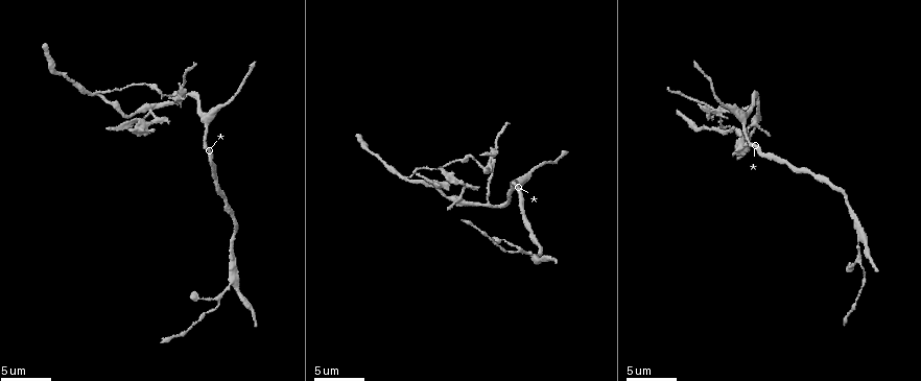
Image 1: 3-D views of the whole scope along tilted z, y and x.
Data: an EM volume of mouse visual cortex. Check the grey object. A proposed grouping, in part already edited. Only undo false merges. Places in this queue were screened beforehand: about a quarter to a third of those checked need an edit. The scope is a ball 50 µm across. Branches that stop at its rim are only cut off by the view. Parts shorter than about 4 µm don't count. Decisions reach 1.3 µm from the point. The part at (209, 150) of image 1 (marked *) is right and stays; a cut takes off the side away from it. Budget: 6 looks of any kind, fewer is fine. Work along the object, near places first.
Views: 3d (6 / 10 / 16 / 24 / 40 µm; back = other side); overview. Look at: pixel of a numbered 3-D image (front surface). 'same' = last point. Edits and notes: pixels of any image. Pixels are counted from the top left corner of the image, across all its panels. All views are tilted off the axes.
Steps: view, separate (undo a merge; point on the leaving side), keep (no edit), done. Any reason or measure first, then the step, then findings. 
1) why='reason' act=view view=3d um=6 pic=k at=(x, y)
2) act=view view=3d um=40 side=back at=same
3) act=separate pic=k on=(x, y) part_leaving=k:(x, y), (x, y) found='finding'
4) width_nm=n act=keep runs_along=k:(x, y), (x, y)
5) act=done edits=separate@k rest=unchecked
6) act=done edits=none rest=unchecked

why='narrows sharply' act=view view=3d um=16 pic=1 at=(815, 175)

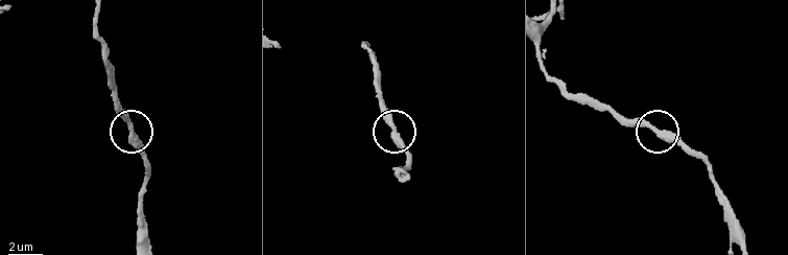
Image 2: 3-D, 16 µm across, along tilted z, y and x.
act=view view=3d um=16 side=back pic=2 at=(393, 128)

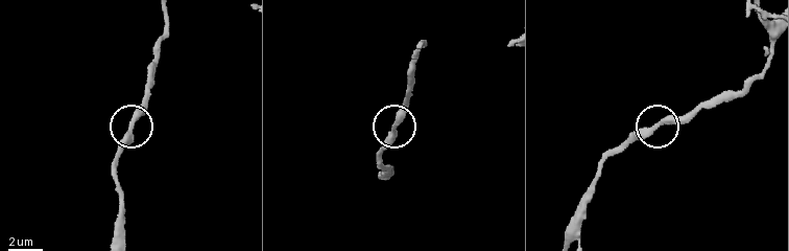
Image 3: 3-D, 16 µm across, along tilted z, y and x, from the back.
width_nm=320 act=keep runs_along=3:(416, 51), (404, 117), (379, 151) found='continuous, no second neuron'

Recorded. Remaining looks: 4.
why='three arms meet' act=view view=3d um=6 pic=1 at=(862, 243)

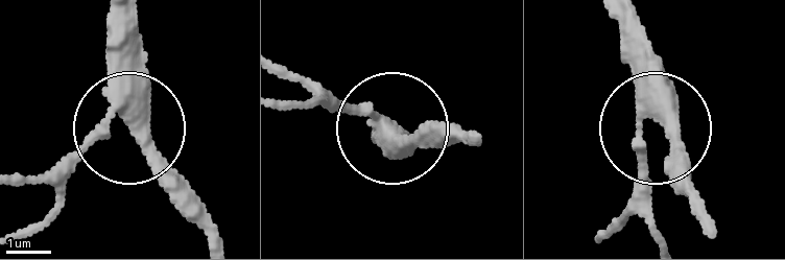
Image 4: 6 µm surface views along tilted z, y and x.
why='from behind' act=view view=3d um=6 side=back pic=4 at=(654, 117)

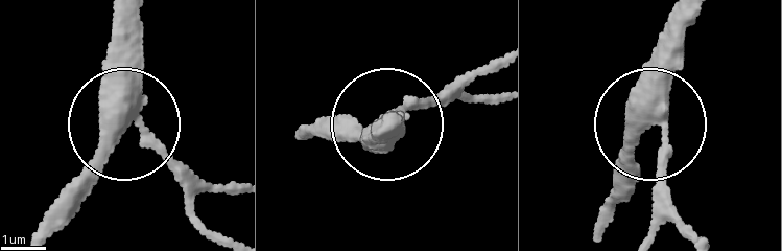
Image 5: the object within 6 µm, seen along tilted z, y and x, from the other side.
side_arm_um=5 act=keep found='one neuron here'

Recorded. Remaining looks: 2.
why='four or more arms meet' act=view view=3d um=6 pic=1 at=(151, 112)

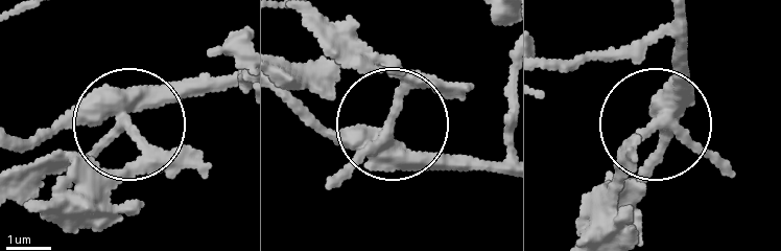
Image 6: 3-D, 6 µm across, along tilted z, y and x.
act=separate pic=6 on=(143, 146) part_leaving=6:(119, 117), (137, 155), (118, 169), (17, 165) found='two neurons meet here'

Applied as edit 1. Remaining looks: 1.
act=done edits=separate@6 rest=unchecked

